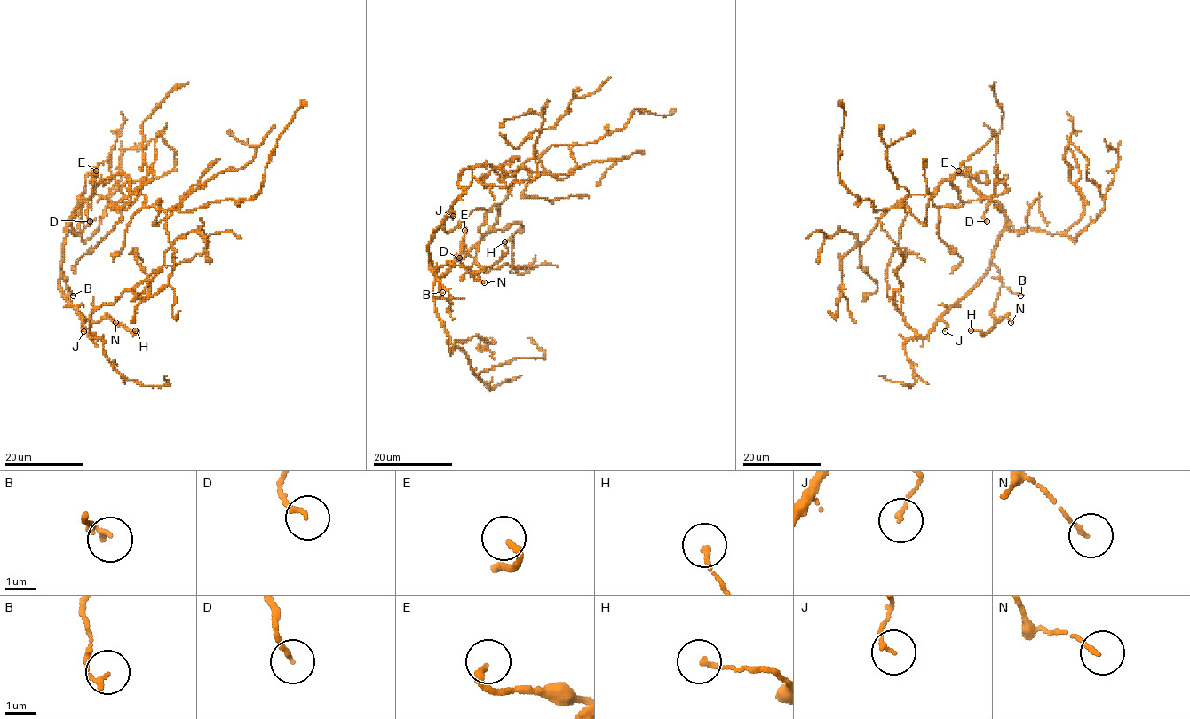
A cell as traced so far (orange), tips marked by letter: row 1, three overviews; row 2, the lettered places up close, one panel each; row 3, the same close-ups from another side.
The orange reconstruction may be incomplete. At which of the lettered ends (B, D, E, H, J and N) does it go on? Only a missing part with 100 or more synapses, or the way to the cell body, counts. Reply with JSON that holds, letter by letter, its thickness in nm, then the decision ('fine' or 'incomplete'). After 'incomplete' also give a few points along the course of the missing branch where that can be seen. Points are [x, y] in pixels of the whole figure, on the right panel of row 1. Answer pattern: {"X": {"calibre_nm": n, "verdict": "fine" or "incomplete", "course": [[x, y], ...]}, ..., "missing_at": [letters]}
{"B": {"calibre_nm": 150, "verdict": "fine"}, "D": {"calibre_nm": 140, "verdict": "fine"}, "E": {"calibre_nm": 240, "verdict": "incomplete", "course": [[958, 170], [964, 175], [987, 225], [1014, 251], [1035, 263], [1058, 288], [1058, 295], [1052, 300], [1055, 304]]}, "H": {"calibre_nm": 150, "verdict": "fine"}, "J": {"calibre_nm": 130, "verdict": "fine"}, "N": {"calibre_nm": 110, "verdict": "fine"}, "missing_at": ["E"]}

